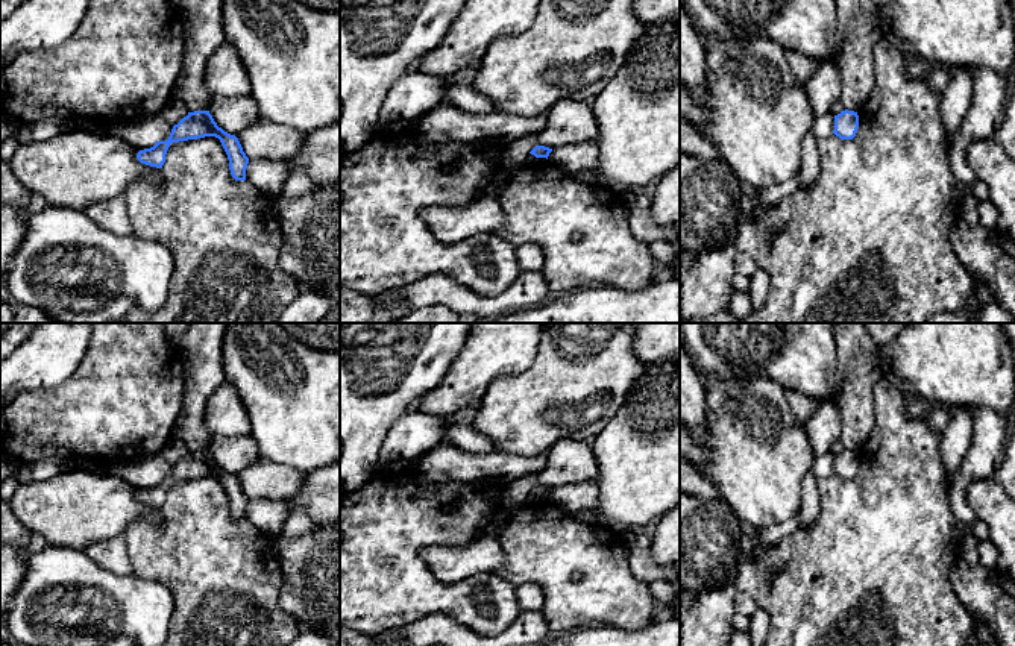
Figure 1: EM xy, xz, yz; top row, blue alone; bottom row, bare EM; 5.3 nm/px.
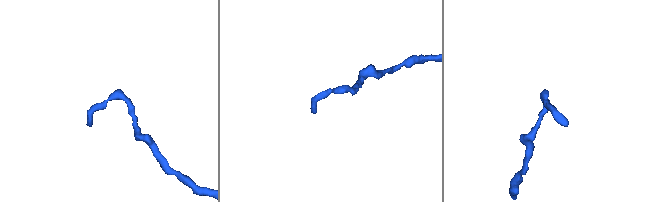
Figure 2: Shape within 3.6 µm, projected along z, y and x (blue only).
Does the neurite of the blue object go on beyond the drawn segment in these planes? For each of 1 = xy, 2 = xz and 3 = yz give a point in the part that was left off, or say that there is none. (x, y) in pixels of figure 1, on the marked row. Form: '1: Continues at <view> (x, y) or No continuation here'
1: No continuation here
2: No continuation here
3: No continuation here

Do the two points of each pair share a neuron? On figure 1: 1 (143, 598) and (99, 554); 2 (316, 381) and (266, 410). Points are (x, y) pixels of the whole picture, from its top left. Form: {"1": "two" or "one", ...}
{"1": "two", "2": "one"}

